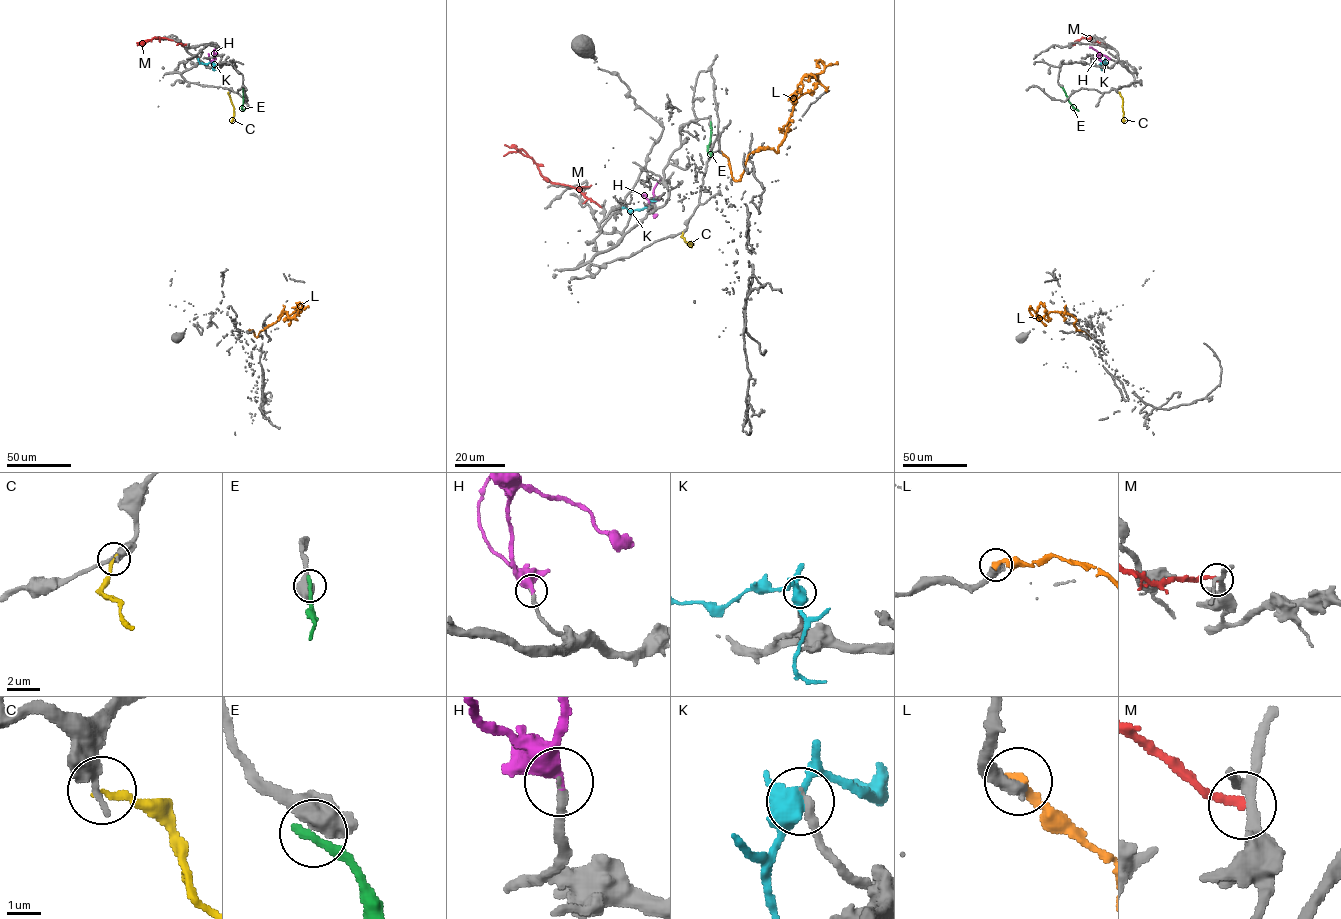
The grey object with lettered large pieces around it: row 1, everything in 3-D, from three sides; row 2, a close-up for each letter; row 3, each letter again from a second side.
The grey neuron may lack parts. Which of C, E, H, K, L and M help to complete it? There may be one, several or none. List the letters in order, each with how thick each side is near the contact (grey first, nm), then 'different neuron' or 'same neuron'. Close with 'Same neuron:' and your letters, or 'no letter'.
C: calibres 300 and 180 nm; different neuron
E: calibres 800 and 320 nm; different neuron
H: calibres 240 and 500 nm; same neuron
K: calibres 280 and 440 nm; different neuron
L: calibres 440 and 300 nm; different neuron
M: calibres 200 and 240 nm; different neuron
Same neuron: H

